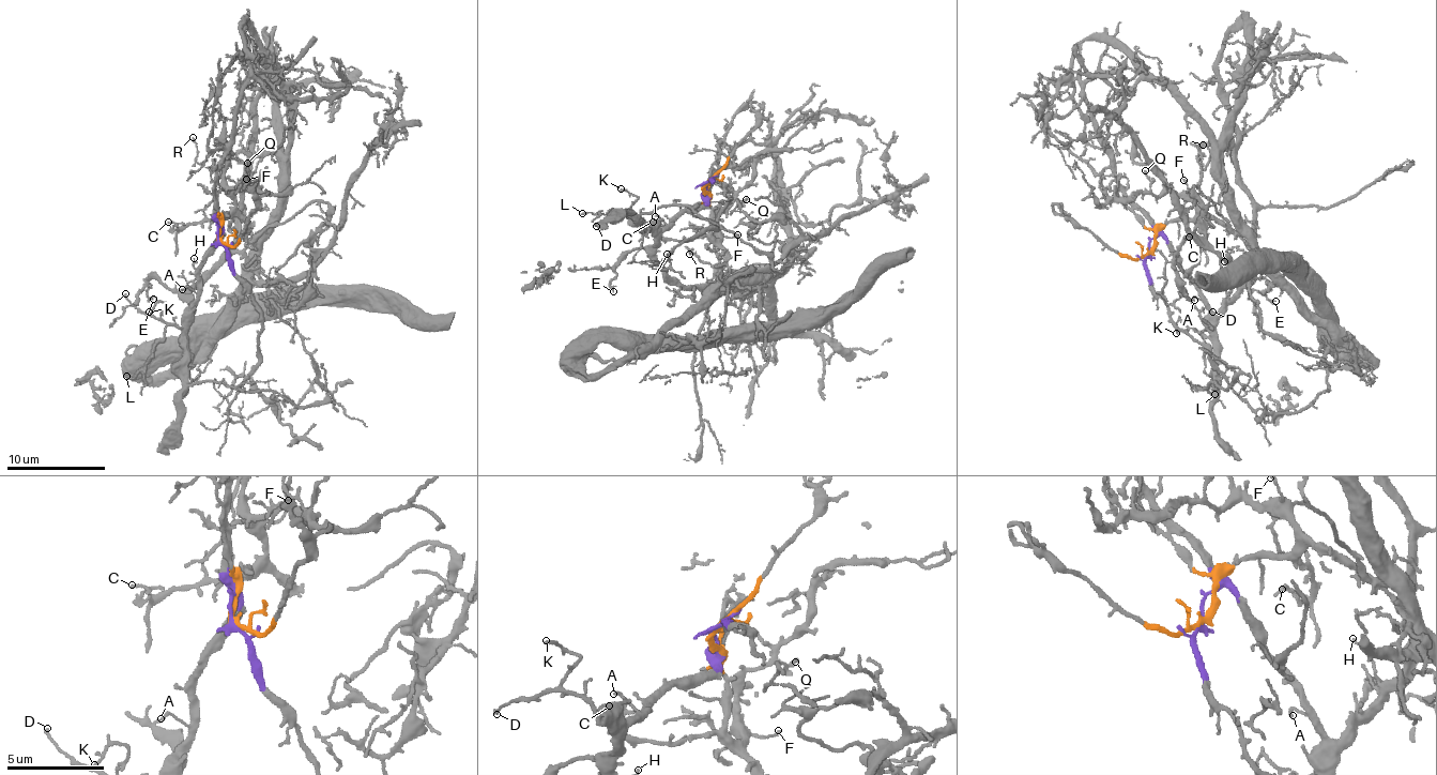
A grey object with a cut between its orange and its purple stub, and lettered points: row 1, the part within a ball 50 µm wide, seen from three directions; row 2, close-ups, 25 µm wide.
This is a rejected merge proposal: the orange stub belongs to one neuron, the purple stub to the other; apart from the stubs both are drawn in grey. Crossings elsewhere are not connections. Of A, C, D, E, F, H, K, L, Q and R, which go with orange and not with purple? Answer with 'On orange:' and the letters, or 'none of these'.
On orange: C, F, Q, R

